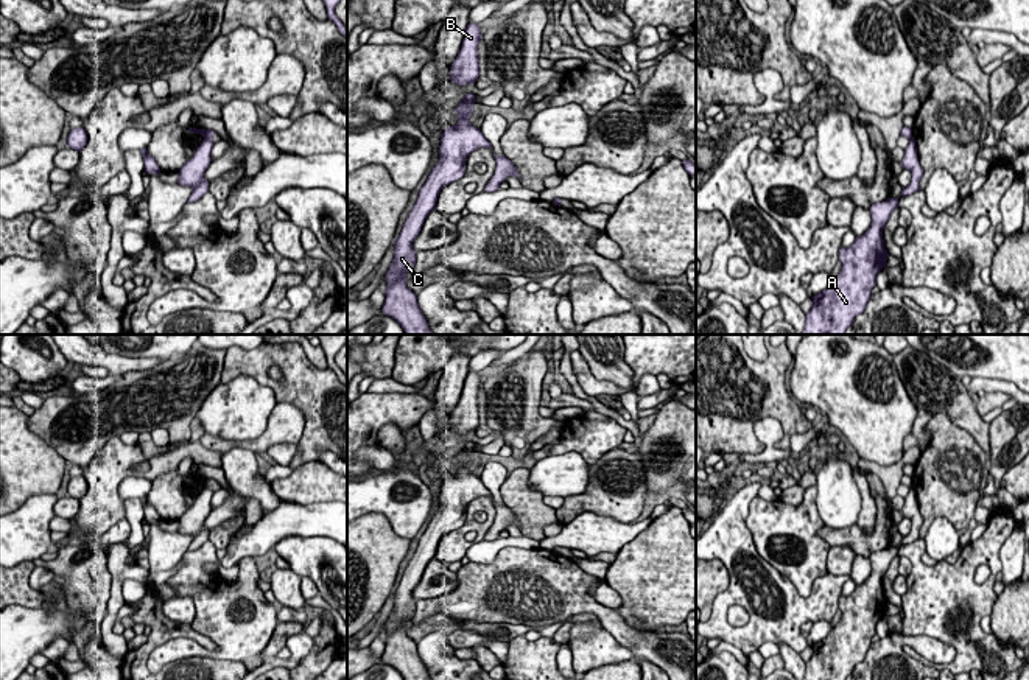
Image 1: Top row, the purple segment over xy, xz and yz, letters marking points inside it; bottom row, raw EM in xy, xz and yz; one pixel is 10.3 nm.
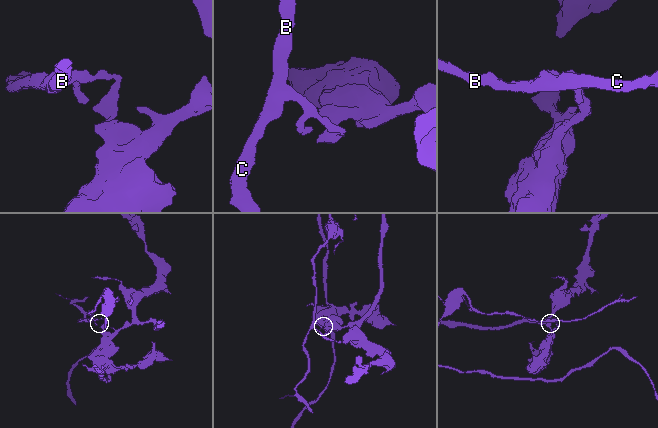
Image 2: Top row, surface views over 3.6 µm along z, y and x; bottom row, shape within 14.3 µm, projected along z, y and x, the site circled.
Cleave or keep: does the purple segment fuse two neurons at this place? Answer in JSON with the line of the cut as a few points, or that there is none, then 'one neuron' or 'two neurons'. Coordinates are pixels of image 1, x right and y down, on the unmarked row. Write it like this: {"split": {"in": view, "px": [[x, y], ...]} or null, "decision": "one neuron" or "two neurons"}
{"split": {"in": "xy", "px": [[204, 486], [210, 489]]}, "decision": "two neurons"}

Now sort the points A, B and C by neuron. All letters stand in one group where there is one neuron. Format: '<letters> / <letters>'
A / B C

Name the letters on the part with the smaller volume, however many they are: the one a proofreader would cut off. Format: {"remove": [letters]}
{"remove": ["B", "C"]}

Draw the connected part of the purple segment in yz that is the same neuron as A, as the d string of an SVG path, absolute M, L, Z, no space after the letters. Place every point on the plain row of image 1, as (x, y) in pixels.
M887 546L869 559L869 579L856 585L848 596L839 598L841 621L830 633L814 643L813 655L805 664L803 680L845 680L855 666L862 663L876 633L876 622L886 616L883 577L892 560L898 557L898 546Z

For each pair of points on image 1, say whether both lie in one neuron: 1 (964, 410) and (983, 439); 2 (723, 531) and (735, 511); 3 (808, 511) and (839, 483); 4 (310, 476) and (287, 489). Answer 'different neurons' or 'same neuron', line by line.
1: same neuron
2: same neuron
3: different neurons
4: same neuron

